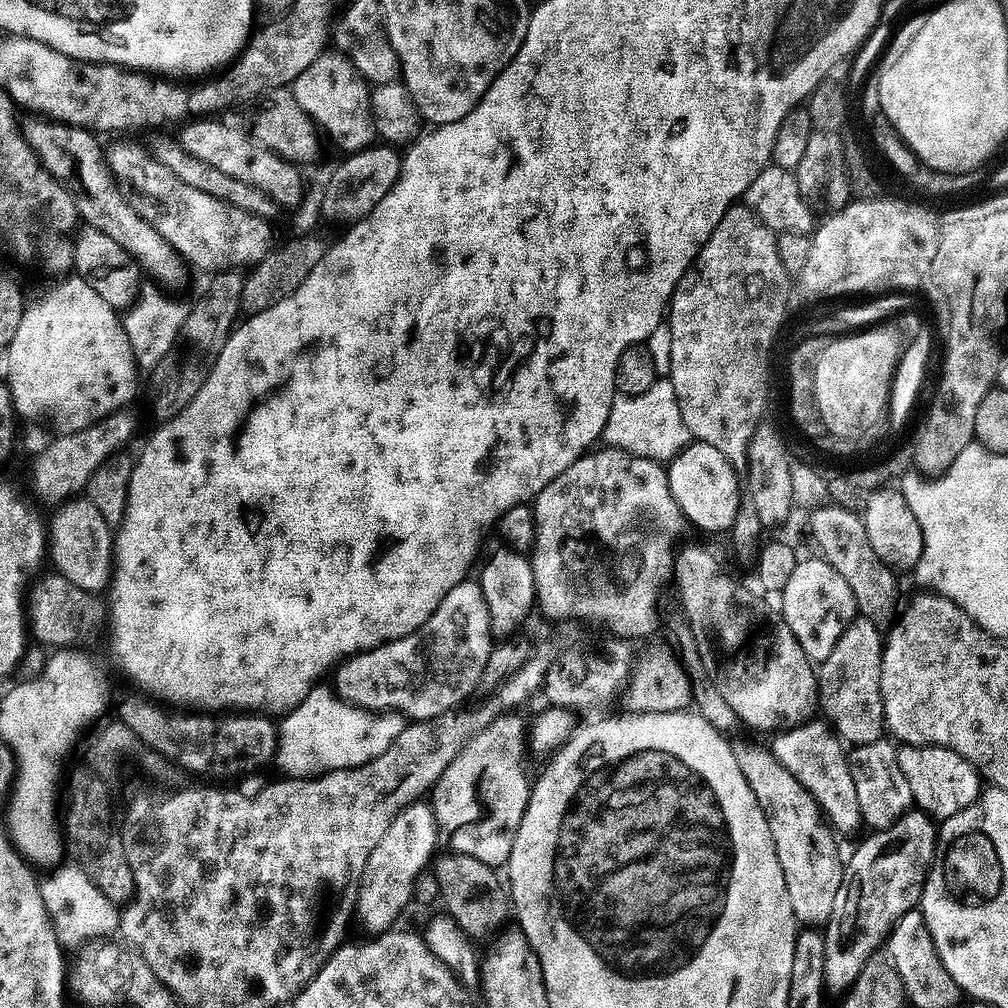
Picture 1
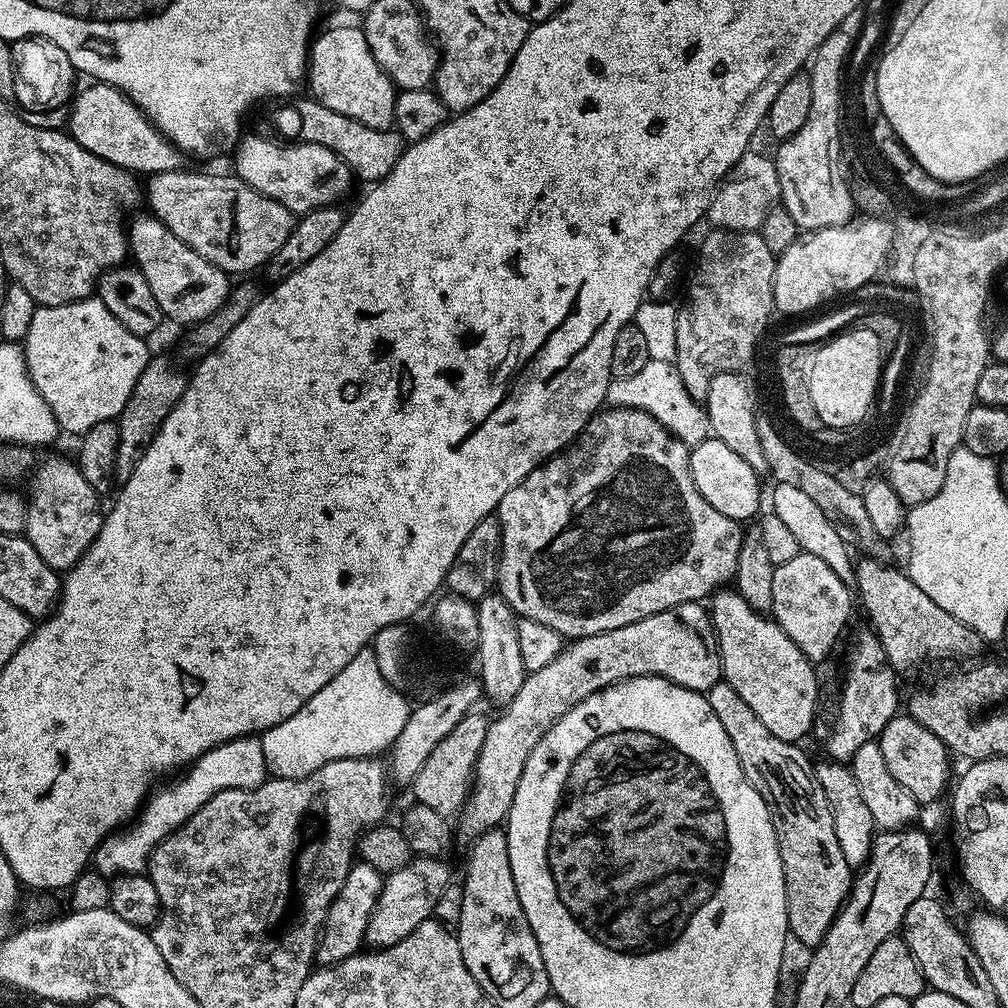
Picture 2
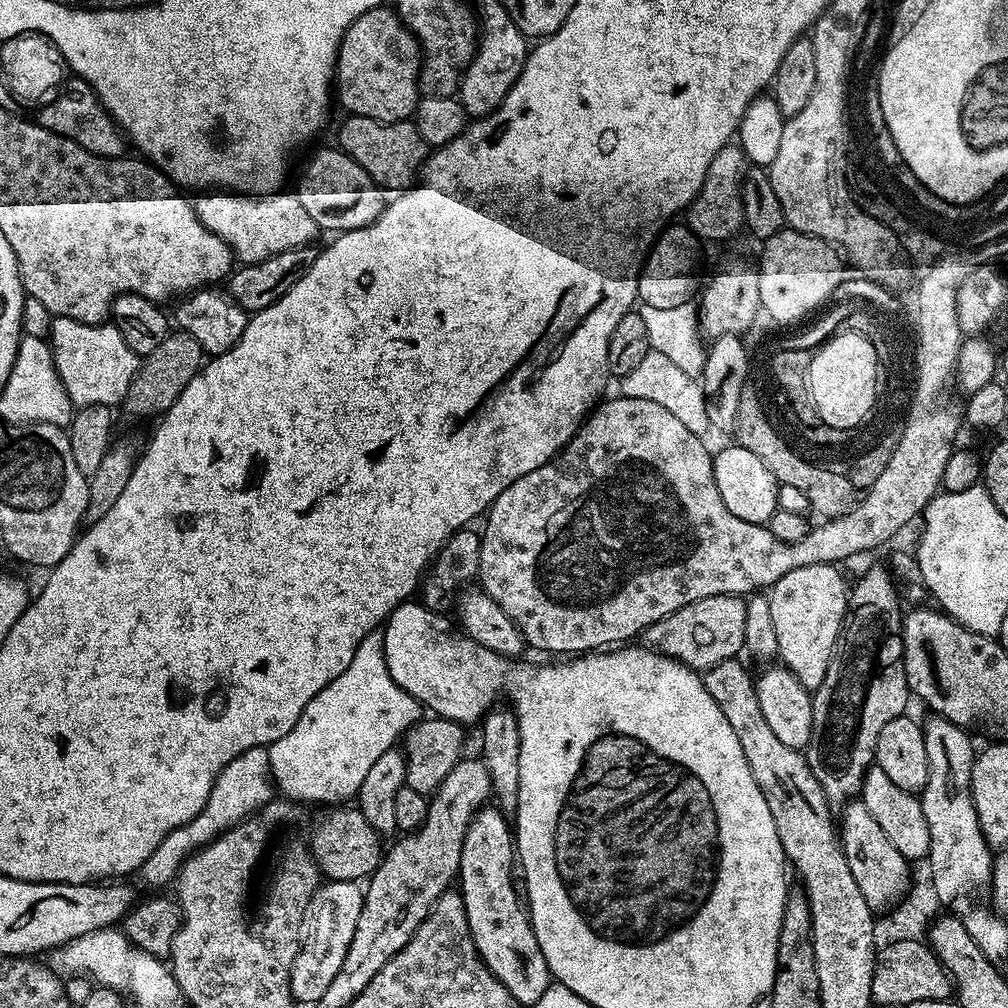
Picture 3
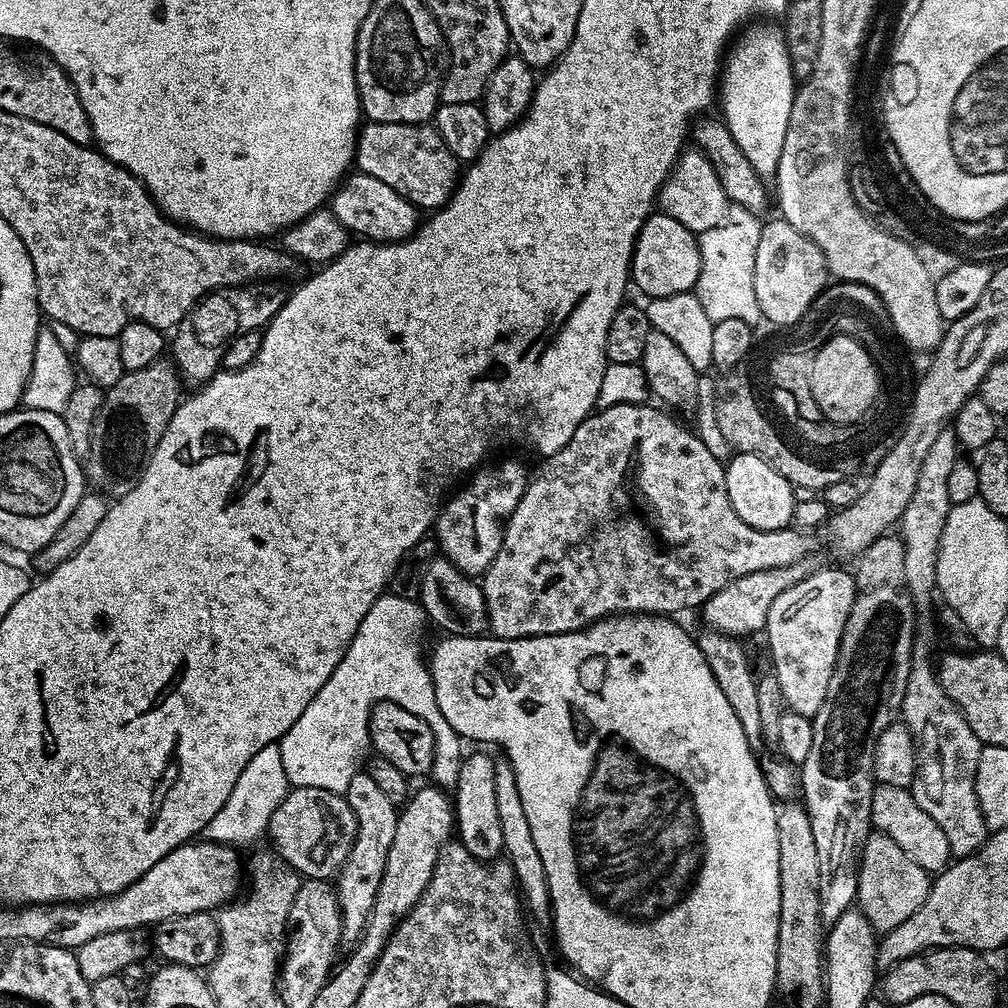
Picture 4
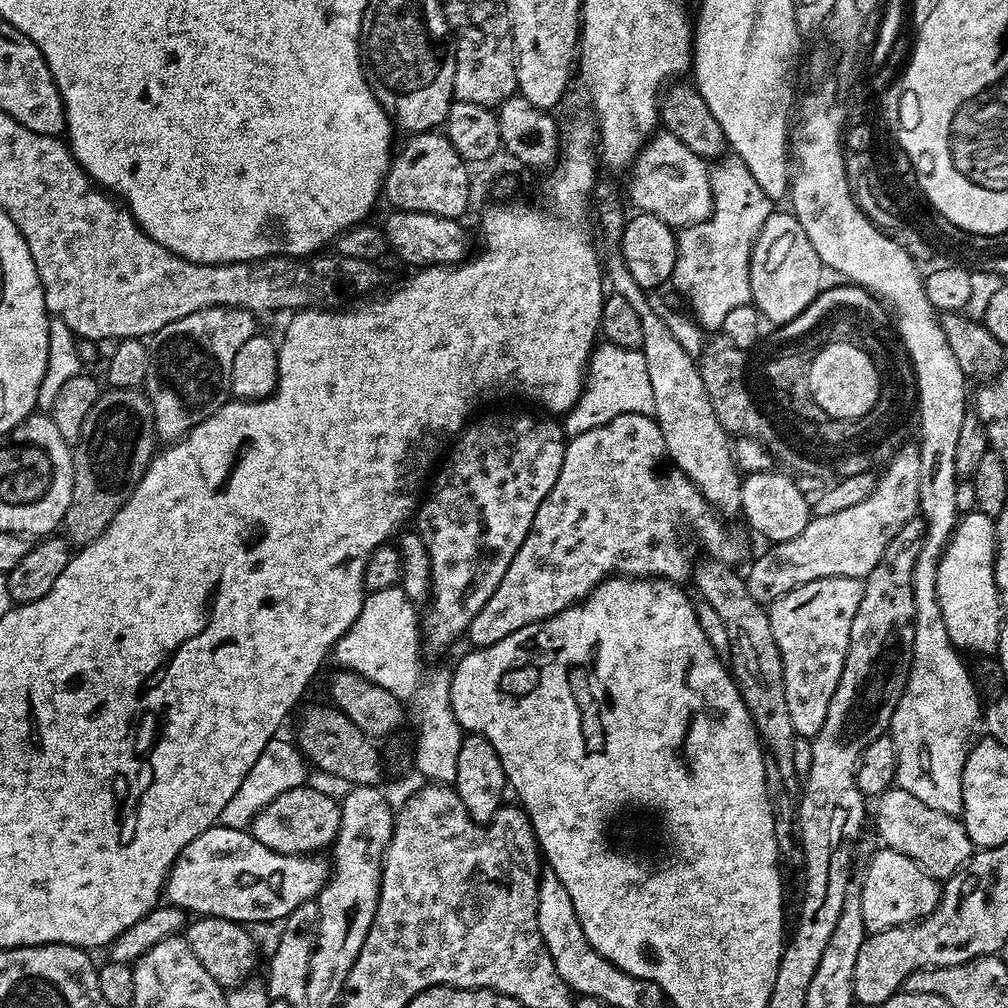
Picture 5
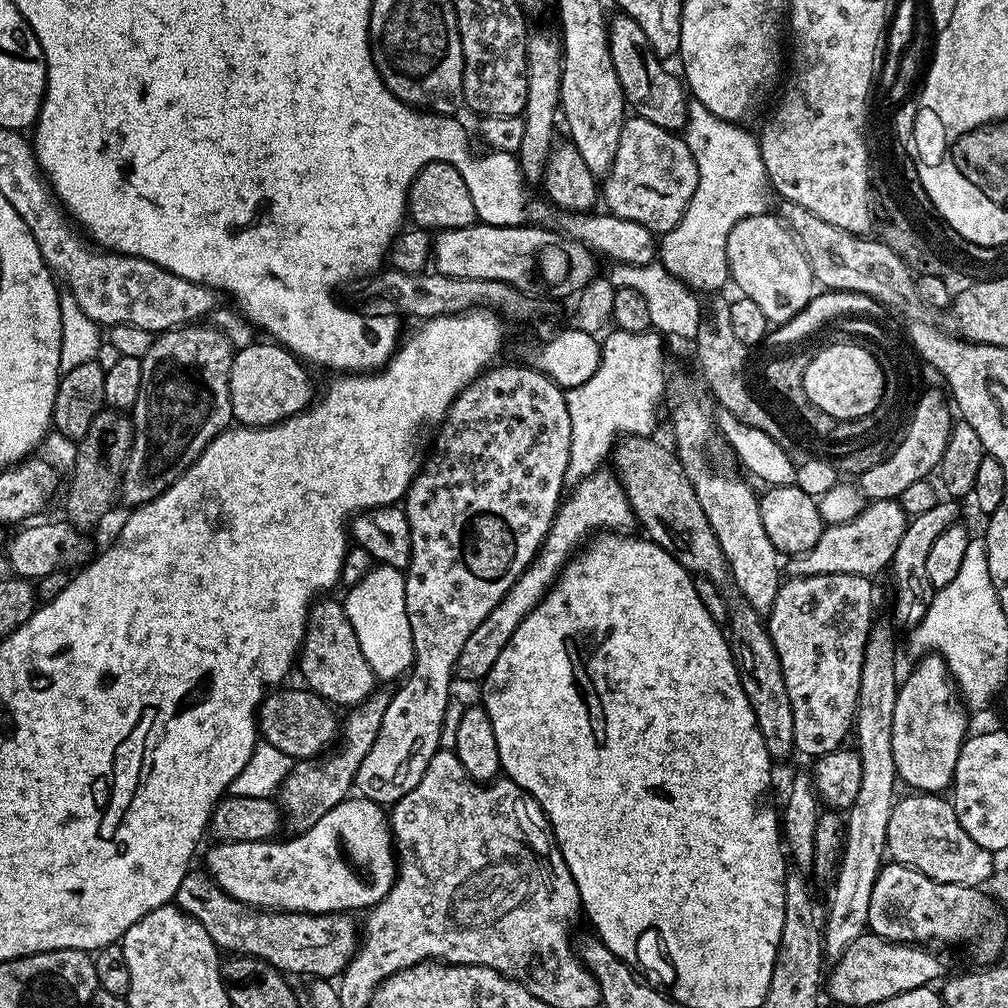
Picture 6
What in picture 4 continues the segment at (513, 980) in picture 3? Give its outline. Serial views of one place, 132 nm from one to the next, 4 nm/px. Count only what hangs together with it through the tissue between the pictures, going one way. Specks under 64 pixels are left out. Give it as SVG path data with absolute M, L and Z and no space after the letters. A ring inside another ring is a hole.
M471 752L460 761L458 782L454 789L454 828L458 833L458 843L466 846L466 850L474 859L492 862L504 850L502 822L498 819L497 793L494 790L497 761L484 752Z

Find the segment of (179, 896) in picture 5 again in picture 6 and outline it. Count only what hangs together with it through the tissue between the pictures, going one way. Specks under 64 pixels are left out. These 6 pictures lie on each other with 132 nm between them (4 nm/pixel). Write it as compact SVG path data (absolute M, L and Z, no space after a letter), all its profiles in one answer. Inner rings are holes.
M349 798L334 810L322 814L314 826L293 835L293 840L281 838L262 841L216 842L208 852L206 871L224 891L243 904L278 912L342 912L356 914L359 908L371 910L392 889L396 881L398 852L394 847L389 817L381 805L363 798Z

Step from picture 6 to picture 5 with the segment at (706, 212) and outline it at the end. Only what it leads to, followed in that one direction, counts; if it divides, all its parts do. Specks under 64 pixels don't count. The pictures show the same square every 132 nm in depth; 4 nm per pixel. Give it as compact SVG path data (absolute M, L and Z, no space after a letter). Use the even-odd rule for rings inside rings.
M725 154L711 165L708 177L712 191L712 213L708 218L688 228L679 229L676 237L676 261L671 286L680 291L680 296L692 307L691 315L701 329L723 329L726 317L738 306L752 303L750 290L750 258L752 247L770 214L774 211L774 202L762 194L762 186L754 182L754 174L734 154Z

